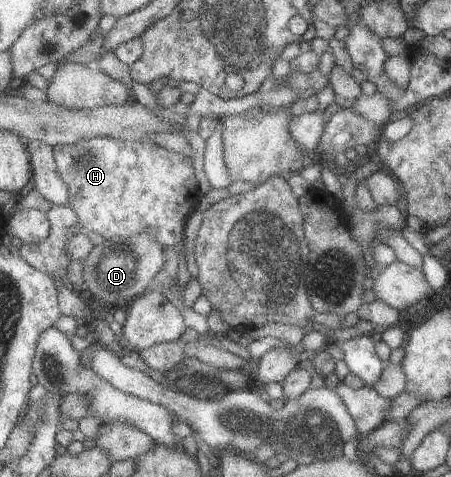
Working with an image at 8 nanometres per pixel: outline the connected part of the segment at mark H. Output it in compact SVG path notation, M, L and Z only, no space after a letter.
M108 137L82 139L78 144L55 146L54 157L71 190L70 208L78 214L87 231L98 233L104 240L148 233L166 247L168 262L157 276L161 292L181 310L187 327L209 338L212 331L208 318L187 308L183 290L177 291L174 284L181 262L177 256L181 234L203 198L193 160L155 144L149 137L135 143Z

